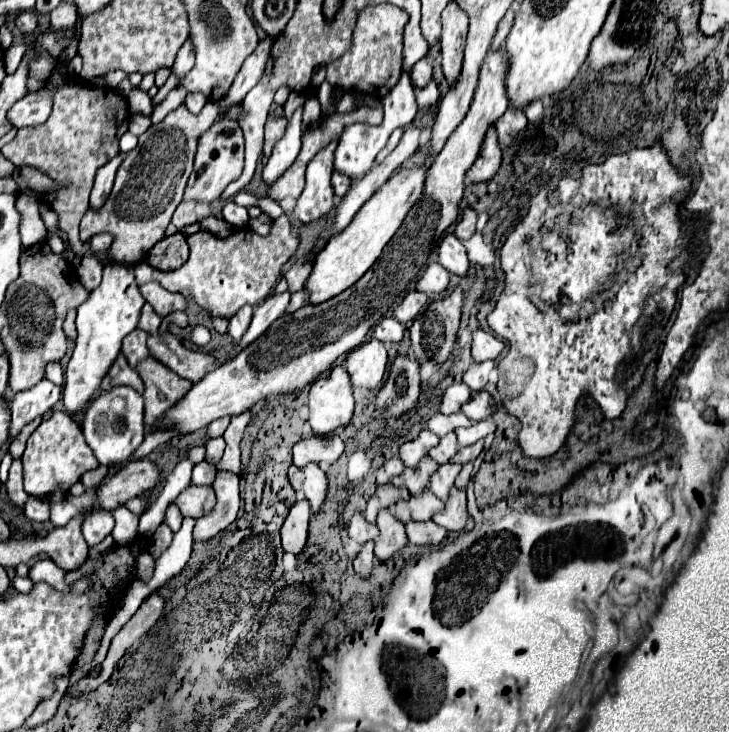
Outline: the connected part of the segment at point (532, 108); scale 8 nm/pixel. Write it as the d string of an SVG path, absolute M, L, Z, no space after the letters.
M540 100L532 102L532 104L524 110L524 114L526 114L526 118L528 118L530 122L542 122L542 120L544 120L544 106L542 106L542 102L540 102Z

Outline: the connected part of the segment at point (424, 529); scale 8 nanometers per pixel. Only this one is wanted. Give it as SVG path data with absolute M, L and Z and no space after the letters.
M408 522L408 542L414 546L438 546L446 538L446 530L434 522Z

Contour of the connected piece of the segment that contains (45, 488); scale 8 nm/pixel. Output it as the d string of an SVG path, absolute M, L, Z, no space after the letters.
M54 412L50 420L44 420L28 438L26 450L22 454L24 464L24 490L30 496L48 496L56 488L68 490L86 470L98 466L90 446L84 440L80 426L66 414Z

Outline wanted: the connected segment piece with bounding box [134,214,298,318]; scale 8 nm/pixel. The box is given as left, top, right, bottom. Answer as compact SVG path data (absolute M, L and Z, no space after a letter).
M282 214L278 220L274 220L272 234L268 238L252 234L250 228L240 228L230 238L218 238L212 232L200 230L188 236L188 244L190 258L184 266L162 272L142 262L134 270L136 282L142 286L150 280L158 280L162 288L170 292L190 294L190 298L200 300L200 306L204 306L212 318L232 318L242 306L258 306L270 296L278 276L282 274L282 266L298 248L298 236L292 232L288 218Z

